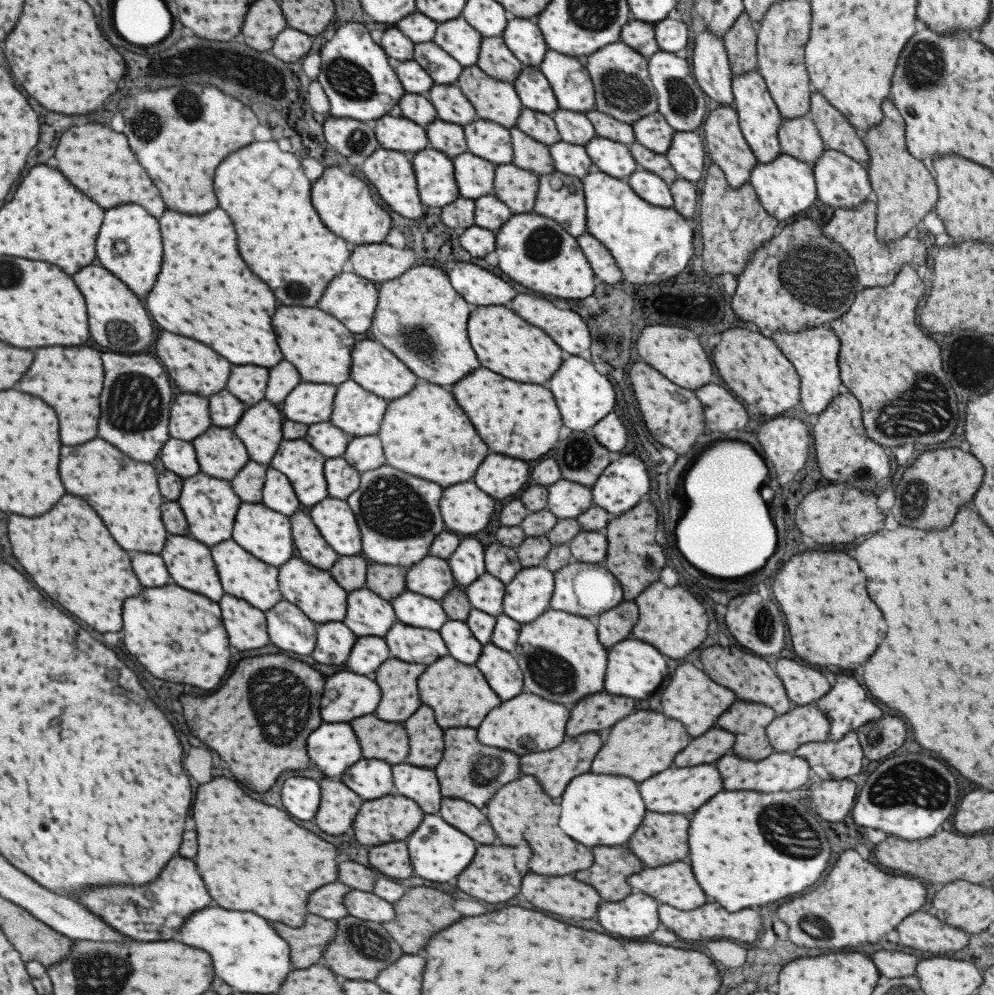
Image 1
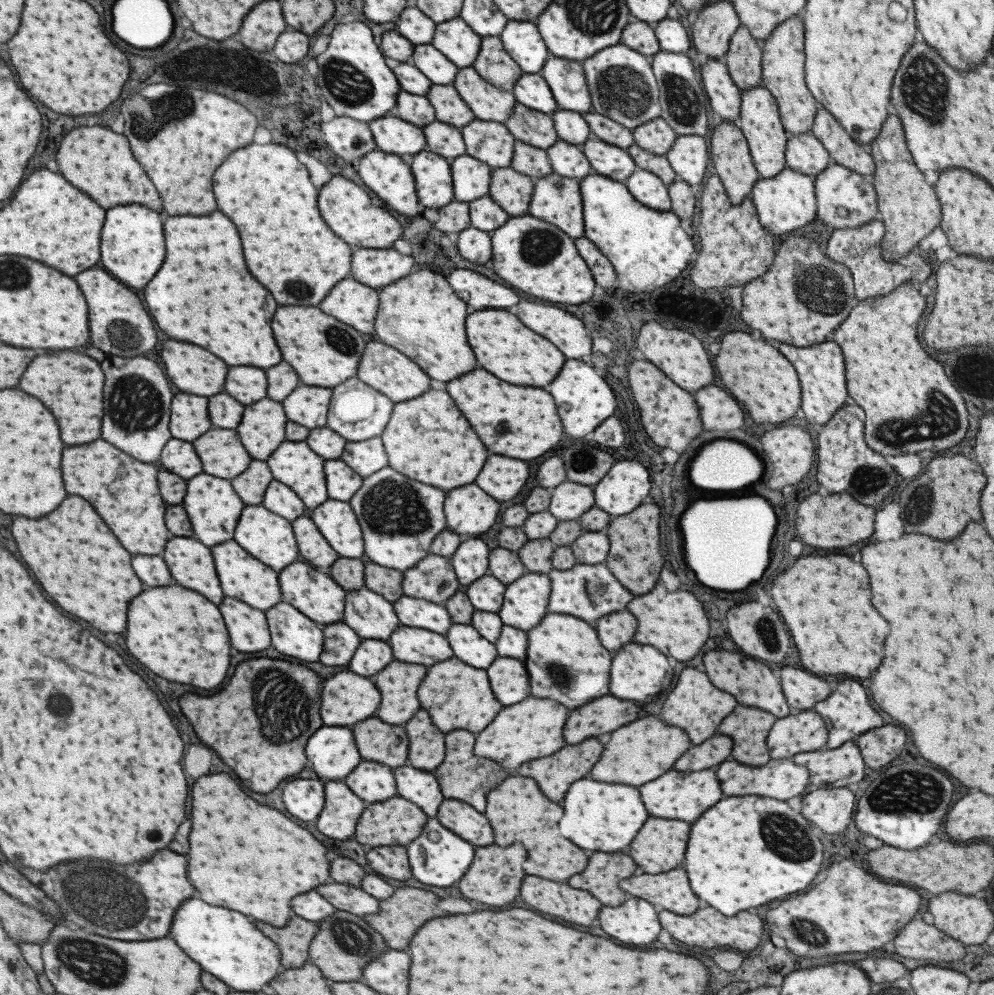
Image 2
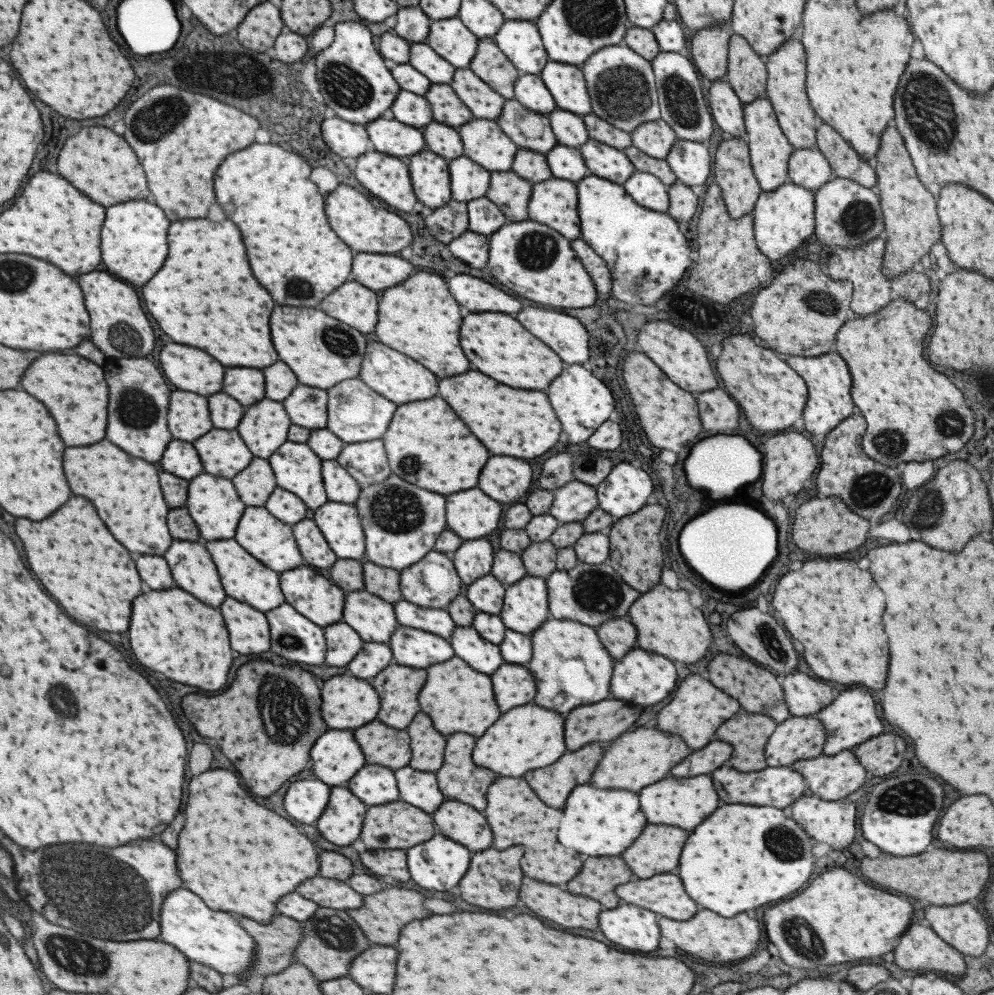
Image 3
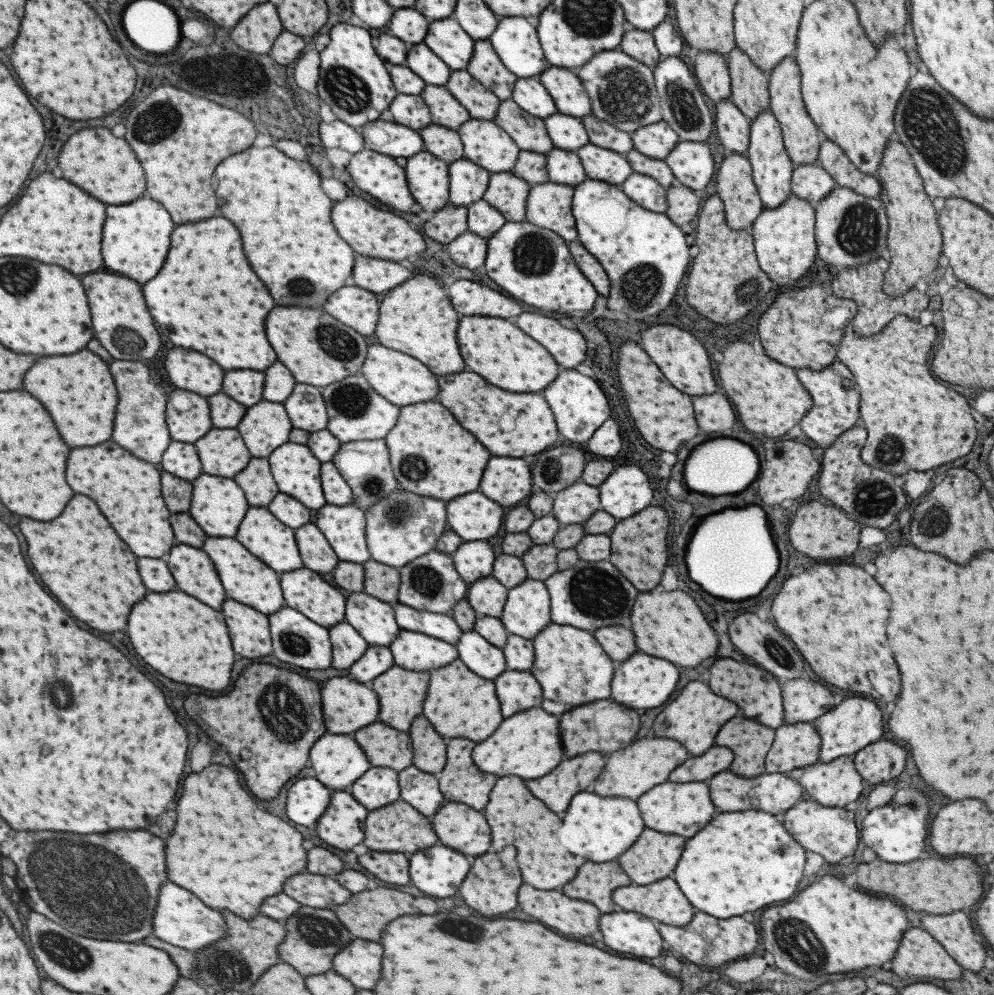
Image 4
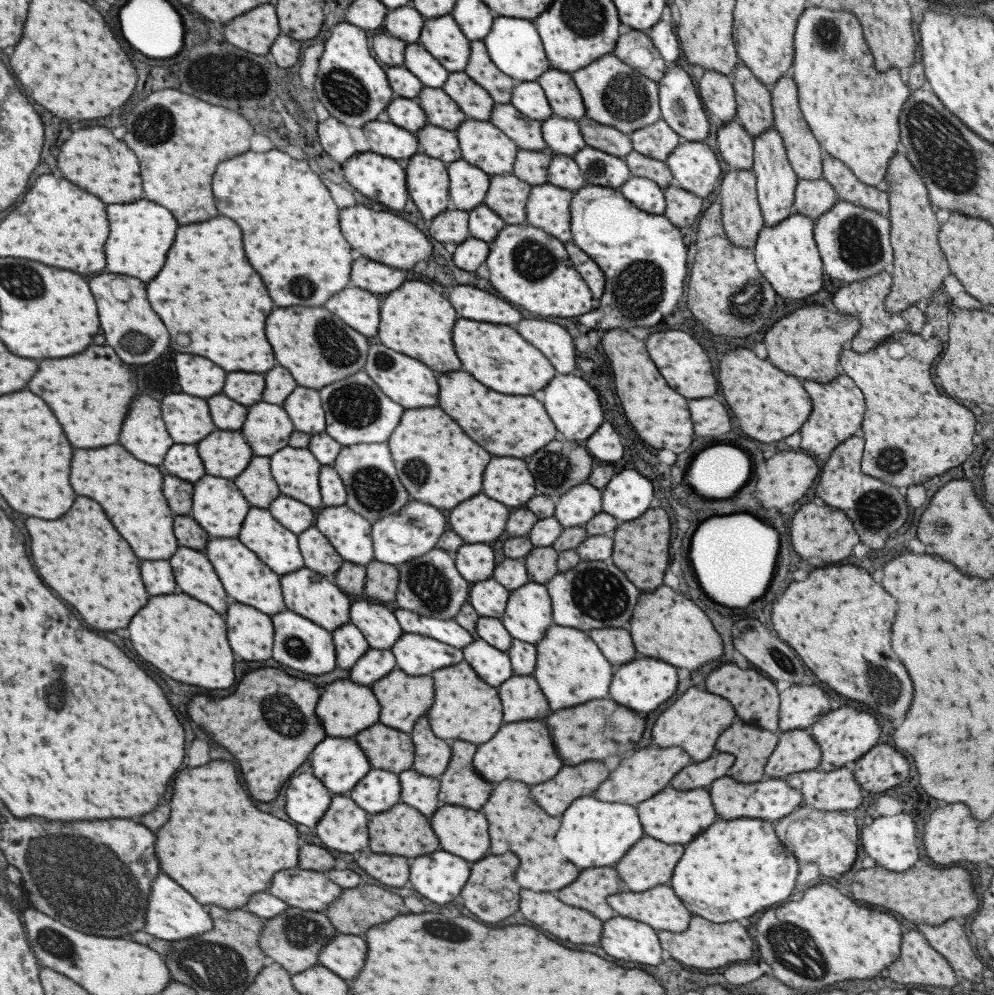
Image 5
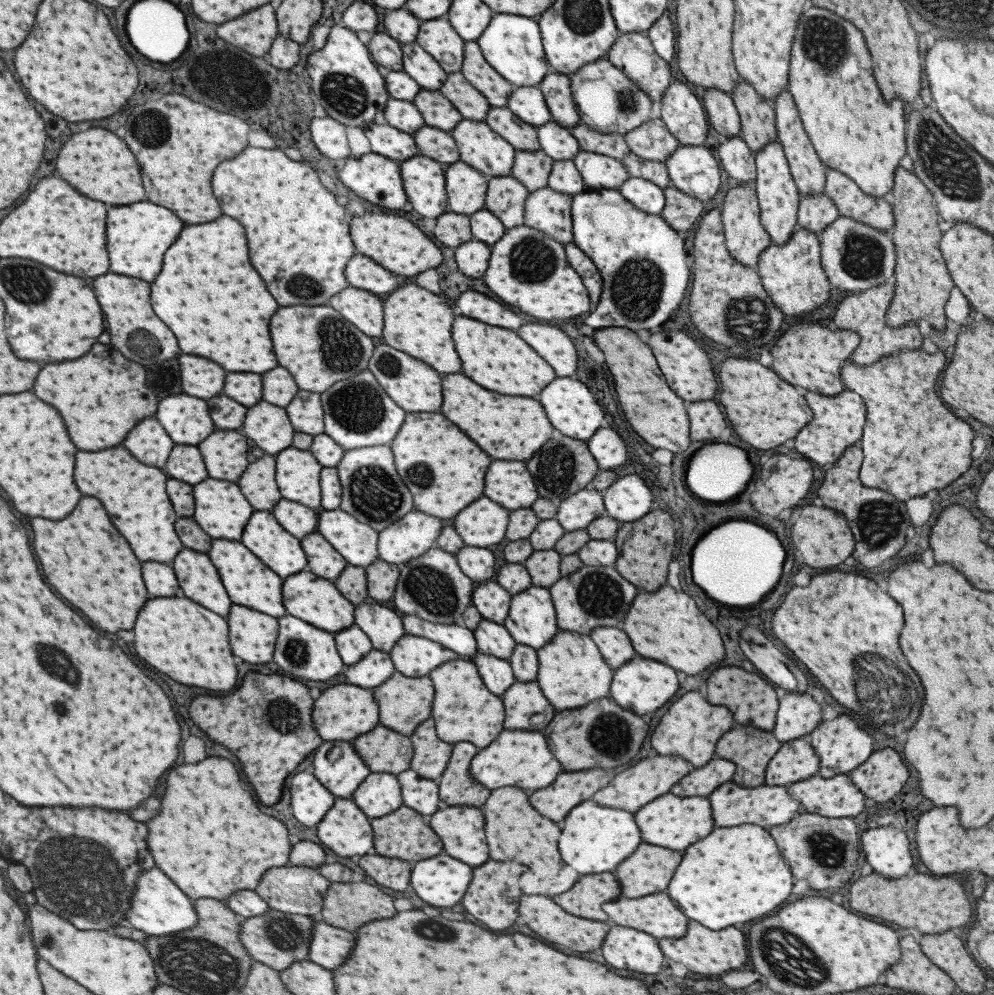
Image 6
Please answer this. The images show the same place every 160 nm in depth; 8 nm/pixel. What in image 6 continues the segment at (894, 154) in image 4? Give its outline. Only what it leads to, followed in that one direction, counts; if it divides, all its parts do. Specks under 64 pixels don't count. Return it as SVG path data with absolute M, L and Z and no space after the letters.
M897 167L894 172L892 189L892 213L894 223L888 231L895 253L893 276L894 295L888 304L884 321L891 328L899 328L917 320L927 320L930 328L941 330L945 326L943 304L949 298L953 282L945 270L939 250L941 238L938 229L938 213L934 207L934 198L927 187L913 173Z

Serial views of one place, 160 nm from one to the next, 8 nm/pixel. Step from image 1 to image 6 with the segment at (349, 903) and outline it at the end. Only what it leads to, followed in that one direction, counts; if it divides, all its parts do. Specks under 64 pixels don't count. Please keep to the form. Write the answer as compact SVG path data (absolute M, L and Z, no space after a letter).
M281 866L281 868L271 868L263 872L263 878L259 880L257 888L253 890L271 910L283 912L285 914L302 914L303 916L318 916L322 907L322 896L325 894L329 882L323 875L315 872L315 868L303 866Z

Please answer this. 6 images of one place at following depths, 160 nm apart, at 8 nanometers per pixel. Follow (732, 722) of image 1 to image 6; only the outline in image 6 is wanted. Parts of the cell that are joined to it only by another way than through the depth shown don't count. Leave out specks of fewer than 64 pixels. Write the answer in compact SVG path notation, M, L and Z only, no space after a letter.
M735 724L735 728L717 740L715 754L737 764L733 774L735 784L747 788L763 785L767 763L782 743L771 732L755 728L747 730L741 726Z

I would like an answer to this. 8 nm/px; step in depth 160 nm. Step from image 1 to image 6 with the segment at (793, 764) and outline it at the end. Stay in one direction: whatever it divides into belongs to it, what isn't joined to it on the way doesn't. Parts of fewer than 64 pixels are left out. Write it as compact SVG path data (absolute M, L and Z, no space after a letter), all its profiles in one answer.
M725 782L721 786L717 786L711 794L709 794L709 802L711 802L711 814L715 820L715 826L739 826L739 824L757 824L757 826L769 830L771 827L785 824L794 818L793 814L797 814L796 800L791 800L789 794L785 794L786 789L783 786L767 786L765 784L745 788L740 787L733 782Z

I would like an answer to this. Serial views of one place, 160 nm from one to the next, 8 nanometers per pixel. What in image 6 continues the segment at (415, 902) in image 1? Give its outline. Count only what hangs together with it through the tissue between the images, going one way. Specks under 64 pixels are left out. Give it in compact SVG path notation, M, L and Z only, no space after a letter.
M335 882L327 888L322 896L322 907L318 917L328 925L343 928L343 930L357 930L361 924L371 922L371 920L379 920L379 918L389 918L393 916L393 904L391 904L391 896L383 894L381 890L365 884L365 882Z

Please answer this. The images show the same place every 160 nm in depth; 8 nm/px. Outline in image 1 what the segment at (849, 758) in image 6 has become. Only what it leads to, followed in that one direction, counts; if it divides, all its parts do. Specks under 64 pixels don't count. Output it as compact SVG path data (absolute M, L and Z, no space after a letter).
M837 676L827 694L817 700L817 708L829 721L827 739L833 741L883 714L881 708L867 698L865 690L849 676Z

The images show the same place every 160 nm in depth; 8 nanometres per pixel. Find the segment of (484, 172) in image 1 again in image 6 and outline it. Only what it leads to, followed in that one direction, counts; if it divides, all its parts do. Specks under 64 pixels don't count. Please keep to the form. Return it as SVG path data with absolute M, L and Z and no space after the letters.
M459 160L447 166L443 176L449 211L470 215L484 208L488 176Z

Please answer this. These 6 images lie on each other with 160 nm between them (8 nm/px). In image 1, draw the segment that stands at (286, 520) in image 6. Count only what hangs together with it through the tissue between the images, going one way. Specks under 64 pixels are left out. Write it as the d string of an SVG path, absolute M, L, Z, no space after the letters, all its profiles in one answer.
M267 468L261 502L267 508L271 508L271 510L286 517L291 516L299 508L297 497L291 490L291 483L287 482L287 478L273 468Z

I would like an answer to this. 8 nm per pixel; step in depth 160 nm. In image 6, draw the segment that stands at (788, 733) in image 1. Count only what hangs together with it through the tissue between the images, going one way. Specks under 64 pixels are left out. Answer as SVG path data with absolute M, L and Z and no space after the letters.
M806 737L783 742L770 758L764 772L764 784L783 786L807 780L818 772L818 756Z

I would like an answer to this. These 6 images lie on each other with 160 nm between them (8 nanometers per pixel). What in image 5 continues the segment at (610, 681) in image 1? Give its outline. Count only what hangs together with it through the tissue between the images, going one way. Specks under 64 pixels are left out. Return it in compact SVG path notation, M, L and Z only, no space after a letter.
M641 658L619 666L609 684L609 698L631 710L649 712L655 710L659 704L663 704L669 696L673 696L675 690L677 690L677 670L673 666L653 658Z

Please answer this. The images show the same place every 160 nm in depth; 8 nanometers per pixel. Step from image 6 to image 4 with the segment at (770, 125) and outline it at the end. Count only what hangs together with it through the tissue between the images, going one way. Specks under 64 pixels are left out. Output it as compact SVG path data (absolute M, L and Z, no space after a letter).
M737 46L727 53L728 75L730 76L730 101L739 109L745 118L753 119L760 112L768 108L768 75L758 66L755 66L750 58Z

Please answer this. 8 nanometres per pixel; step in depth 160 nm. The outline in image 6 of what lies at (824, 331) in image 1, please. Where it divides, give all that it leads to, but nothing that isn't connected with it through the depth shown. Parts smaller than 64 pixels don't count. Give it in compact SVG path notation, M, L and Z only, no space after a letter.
M847 388L835 396L823 396L809 390L803 392L805 392L807 406L811 408L813 414L807 428L803 428L793 438L795 450L819 466L832 464L843 454L847 446L859 440L865 422L865 405L858 394Z

